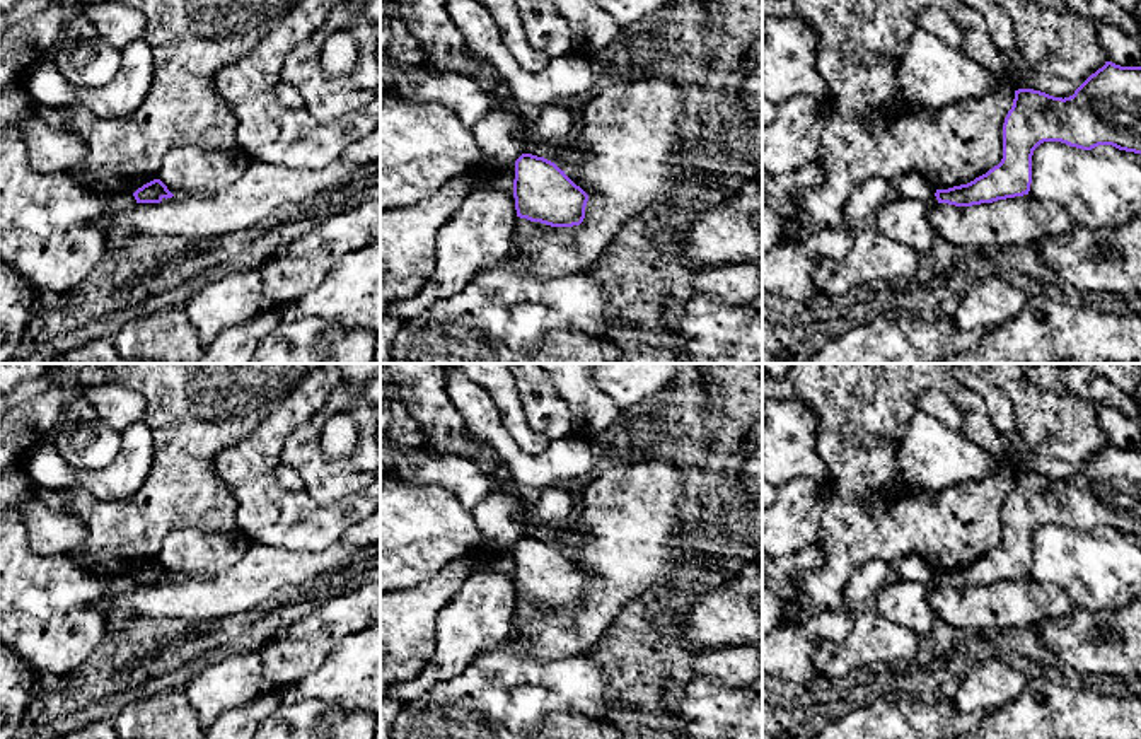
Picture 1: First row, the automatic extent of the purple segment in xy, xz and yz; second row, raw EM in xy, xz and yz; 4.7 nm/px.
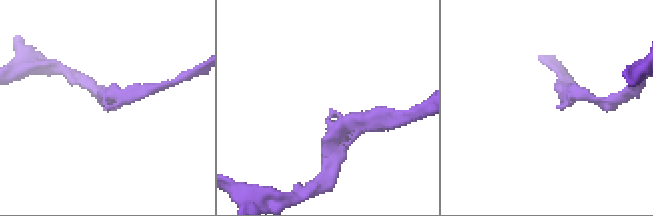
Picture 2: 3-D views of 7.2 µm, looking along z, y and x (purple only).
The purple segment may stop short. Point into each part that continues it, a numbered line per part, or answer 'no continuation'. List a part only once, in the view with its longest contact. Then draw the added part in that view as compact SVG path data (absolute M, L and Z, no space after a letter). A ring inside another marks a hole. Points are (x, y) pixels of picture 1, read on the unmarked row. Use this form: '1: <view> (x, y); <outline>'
no continuation

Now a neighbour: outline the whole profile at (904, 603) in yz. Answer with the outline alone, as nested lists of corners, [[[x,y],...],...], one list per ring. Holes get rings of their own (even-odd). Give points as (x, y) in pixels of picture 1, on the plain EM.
[[[899,579],[894,584],[885,584],[877,592],[870,608],[918,637],[923,637],[940,620],[926,599],[928,592],[936,585],[936,579],[930,582],[907,582]]]

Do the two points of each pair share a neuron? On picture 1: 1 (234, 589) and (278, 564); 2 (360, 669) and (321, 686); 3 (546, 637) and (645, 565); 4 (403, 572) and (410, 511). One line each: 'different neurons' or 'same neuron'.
1: same neuron
2: same neuron
3: same neuron
4: same neuron

